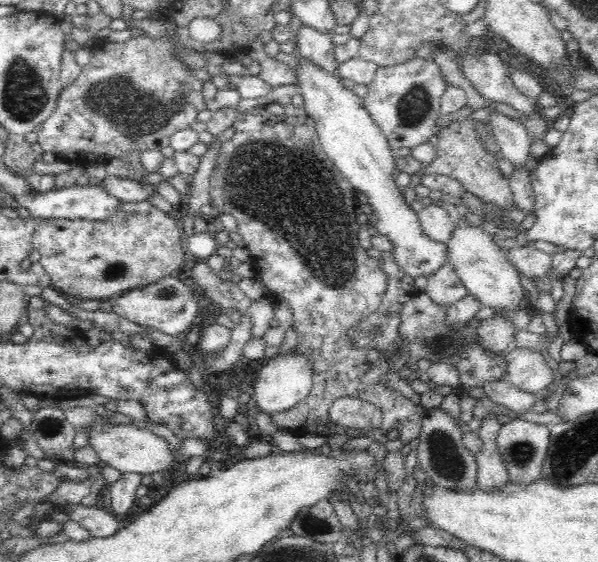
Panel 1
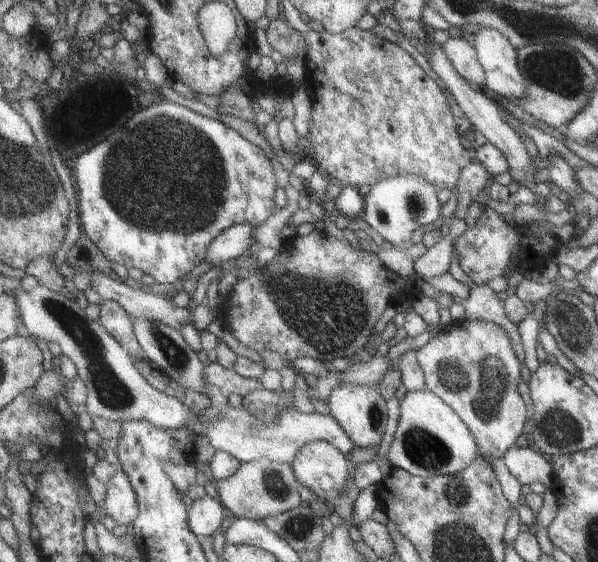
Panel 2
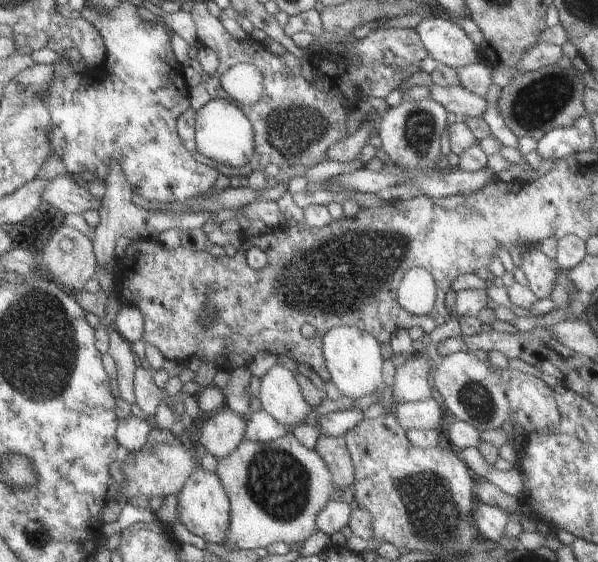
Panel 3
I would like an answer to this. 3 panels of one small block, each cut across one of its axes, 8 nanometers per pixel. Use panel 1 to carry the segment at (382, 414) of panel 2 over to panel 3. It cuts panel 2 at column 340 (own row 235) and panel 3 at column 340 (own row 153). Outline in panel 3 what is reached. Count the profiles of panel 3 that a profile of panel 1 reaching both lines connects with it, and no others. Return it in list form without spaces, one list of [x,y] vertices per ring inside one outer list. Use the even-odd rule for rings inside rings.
[[[333,326],[320,338],[320,344],[329,381],[333,382],[340,396],[355,400],[362,396],[369,396],[382,386],[383,358],[379,354],[377,341],[373,340],[373,336],[369,333],[354,326]]]

